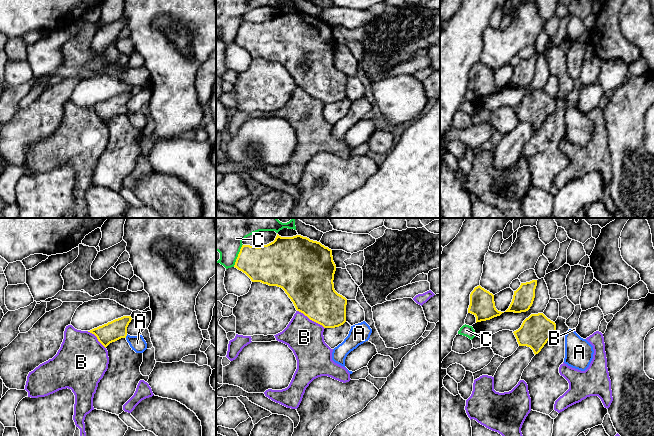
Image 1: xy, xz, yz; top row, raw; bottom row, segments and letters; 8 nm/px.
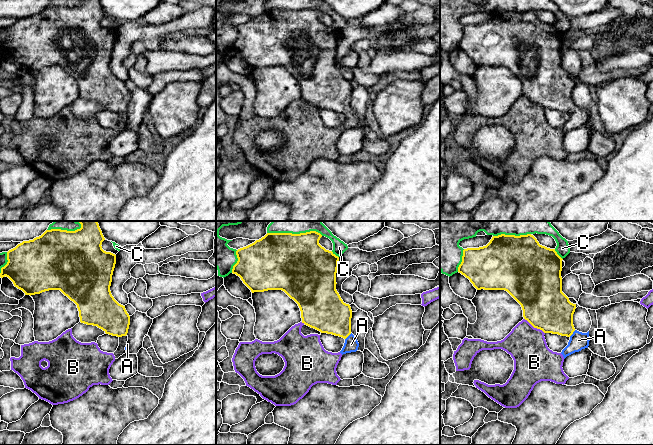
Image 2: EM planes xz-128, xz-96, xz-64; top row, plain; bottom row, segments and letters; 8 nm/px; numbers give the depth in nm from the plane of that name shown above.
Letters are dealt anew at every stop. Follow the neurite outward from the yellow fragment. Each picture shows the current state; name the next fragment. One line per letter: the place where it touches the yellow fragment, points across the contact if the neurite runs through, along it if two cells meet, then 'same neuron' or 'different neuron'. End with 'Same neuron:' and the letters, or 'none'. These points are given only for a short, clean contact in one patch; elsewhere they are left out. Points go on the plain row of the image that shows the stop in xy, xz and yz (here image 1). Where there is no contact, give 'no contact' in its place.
A: xy (126, 111) | across xy (112, 107), (120, 107), (126, 111), (137, 119) | same neuron
B: xz (311, 95) | different neuron
C: xz (238, 31) | different neuron
Same neuron: A

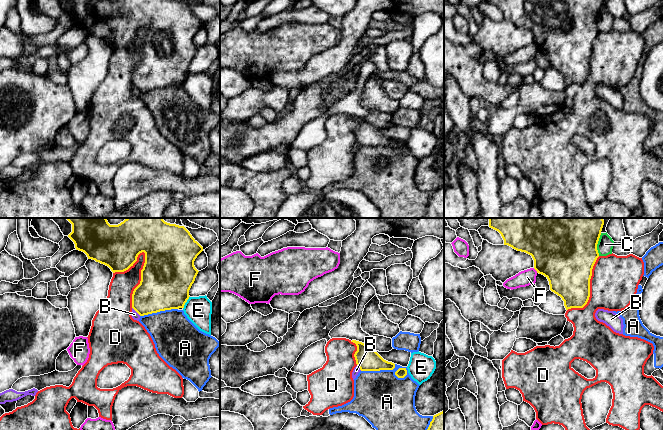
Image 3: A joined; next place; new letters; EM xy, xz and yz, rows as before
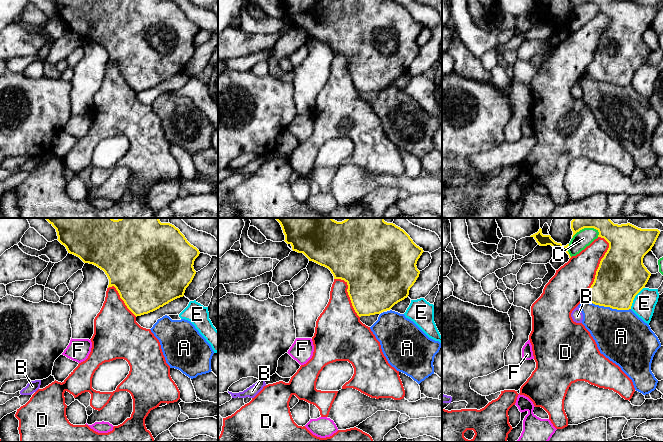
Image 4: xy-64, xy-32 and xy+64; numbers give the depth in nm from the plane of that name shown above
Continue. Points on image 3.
A: xy (158, 87) | different neuron
B: xy (136, 87) | along xy (132, 83), (140, 91) | different neuron
C: yz (597, 19) | different neuron
D: xy (141, 55) | different neuron
E: xy (186, 77) | different neuron
F: yz (535, 45) | different neuron
Same neuron: none

